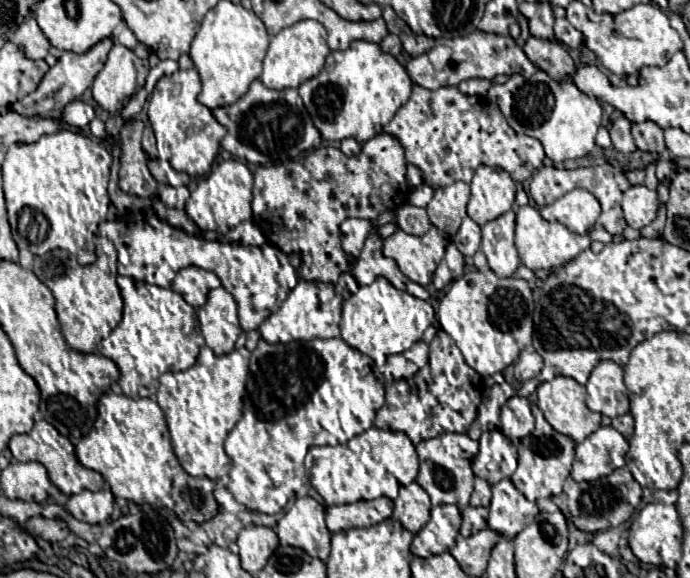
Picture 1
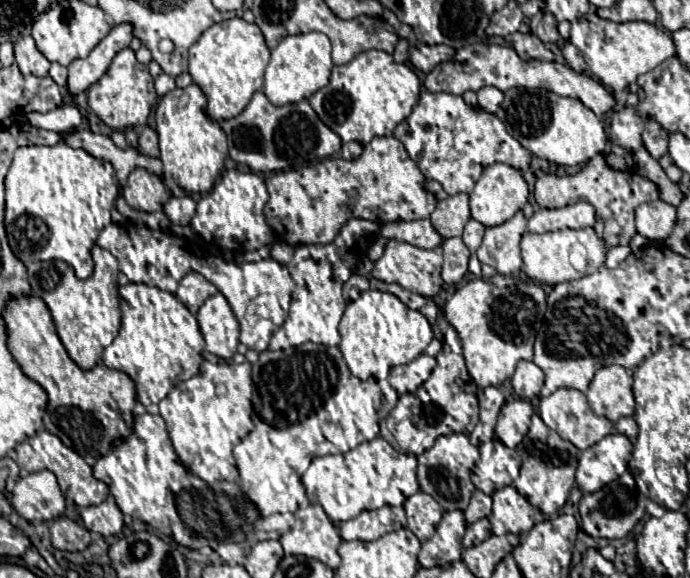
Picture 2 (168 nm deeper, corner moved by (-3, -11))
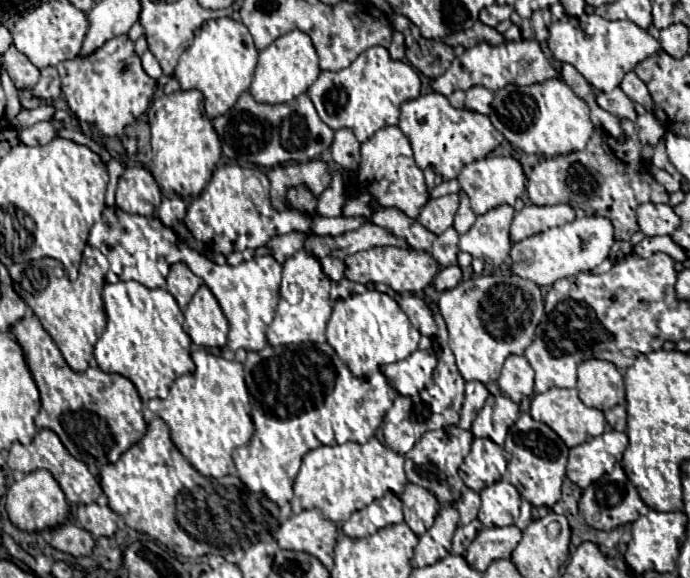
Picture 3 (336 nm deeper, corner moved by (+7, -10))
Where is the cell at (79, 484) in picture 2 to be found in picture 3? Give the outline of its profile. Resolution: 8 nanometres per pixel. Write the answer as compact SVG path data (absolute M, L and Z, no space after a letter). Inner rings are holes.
M39 430L29 446L23 446L23 444L15 442L11 446L11 450L9 450L7 464L9 464L11 470L21 470L25 474L33 472L33 470L39 470L39 468L49 470L55 476L55 480L59 482L61 490L65 492L65 496L67 496L67 500L71 504L89 504L89 502L95 502L103 494L99 480L89 472L89 468L81 460L73 458L65 450L65 446L61 444L59 436L55 432L51 432L51 430Z

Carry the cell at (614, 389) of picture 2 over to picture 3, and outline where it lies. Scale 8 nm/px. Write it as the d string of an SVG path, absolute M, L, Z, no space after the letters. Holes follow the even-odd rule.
M585 360L577 370L579 398L585 406L607 410L625 404L625 386L621 372L607 360Z

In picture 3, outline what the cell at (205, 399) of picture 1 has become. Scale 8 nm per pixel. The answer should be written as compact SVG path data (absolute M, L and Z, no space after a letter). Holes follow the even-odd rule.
M197 350L191 356L197 370L193 374L179 376L165 400L155 398L147 406L153 414L167 422L175 446L199 474L209 478L237 474L233 464L233 450L247 444L255 432L243 366L207 350Z

